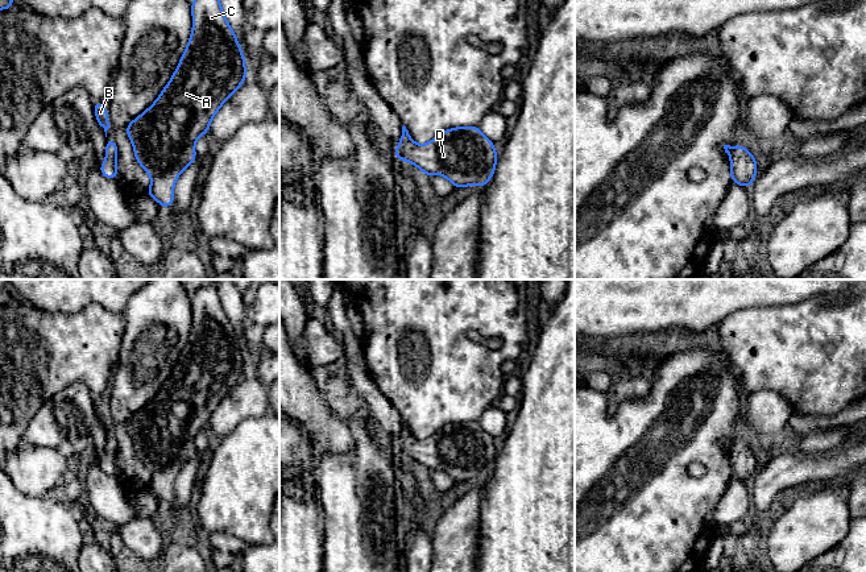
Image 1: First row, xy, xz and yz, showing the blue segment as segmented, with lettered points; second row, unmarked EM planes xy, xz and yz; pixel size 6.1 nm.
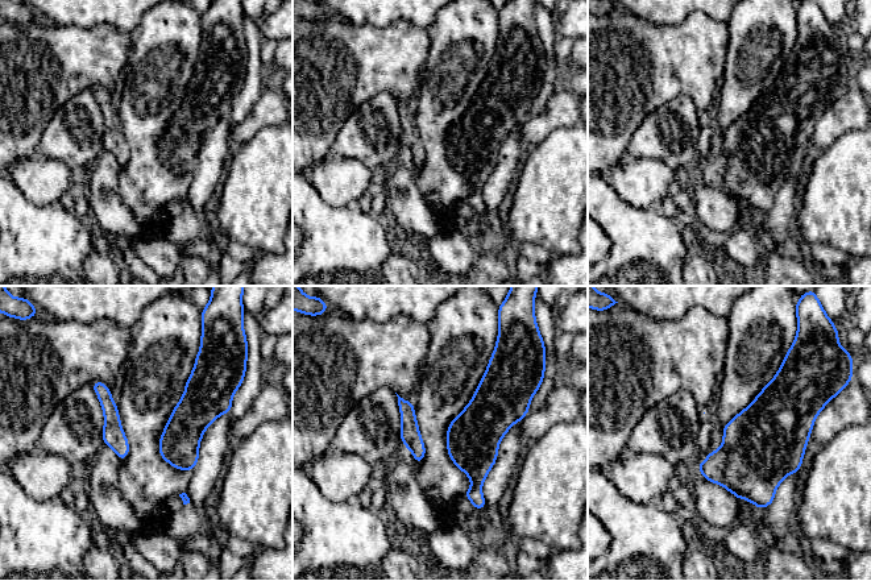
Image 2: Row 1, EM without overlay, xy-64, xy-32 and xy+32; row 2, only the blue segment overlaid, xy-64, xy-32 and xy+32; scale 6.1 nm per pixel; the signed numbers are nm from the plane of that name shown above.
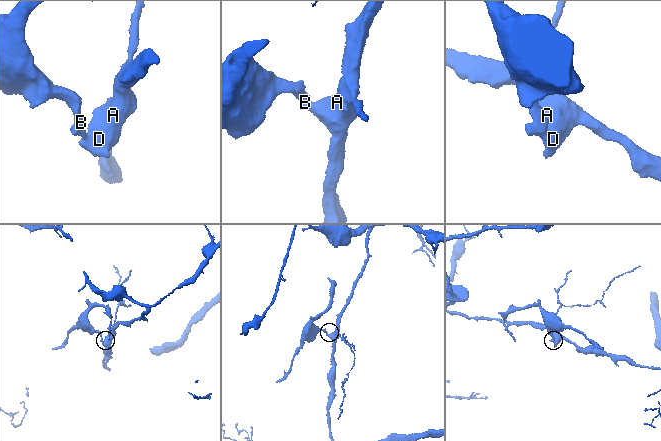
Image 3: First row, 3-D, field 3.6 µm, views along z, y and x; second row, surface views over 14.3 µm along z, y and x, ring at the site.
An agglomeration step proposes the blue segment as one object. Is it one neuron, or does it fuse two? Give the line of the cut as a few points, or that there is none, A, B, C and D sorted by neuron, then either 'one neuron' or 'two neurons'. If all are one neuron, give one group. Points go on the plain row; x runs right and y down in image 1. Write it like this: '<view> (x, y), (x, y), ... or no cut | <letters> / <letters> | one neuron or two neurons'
xy (115, 451), (106, 455) | A C D / B | two neurons

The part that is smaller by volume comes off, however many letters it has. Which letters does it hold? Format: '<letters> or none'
B

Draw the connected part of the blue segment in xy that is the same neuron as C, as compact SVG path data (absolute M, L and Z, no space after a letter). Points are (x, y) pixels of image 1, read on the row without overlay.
M208 279L199 287L195 295L191 297L192 326L177 365L156 397L125 423L133 440L136 456L149 469L152 476L146 490L166 503L173 501L174 480L181 468L196 455L196 435L208 428L214 411L246 374L246 361L241 341L225 314L219 295L217 285L220 281L221 279Z

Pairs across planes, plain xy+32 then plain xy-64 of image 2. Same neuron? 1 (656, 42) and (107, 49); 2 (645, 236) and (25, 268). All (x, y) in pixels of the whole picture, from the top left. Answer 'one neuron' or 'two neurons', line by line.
1: one neuron
2: one neuron

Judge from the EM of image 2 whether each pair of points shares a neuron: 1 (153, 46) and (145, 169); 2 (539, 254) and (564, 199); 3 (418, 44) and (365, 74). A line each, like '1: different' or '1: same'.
1: same
2: different
3: same

